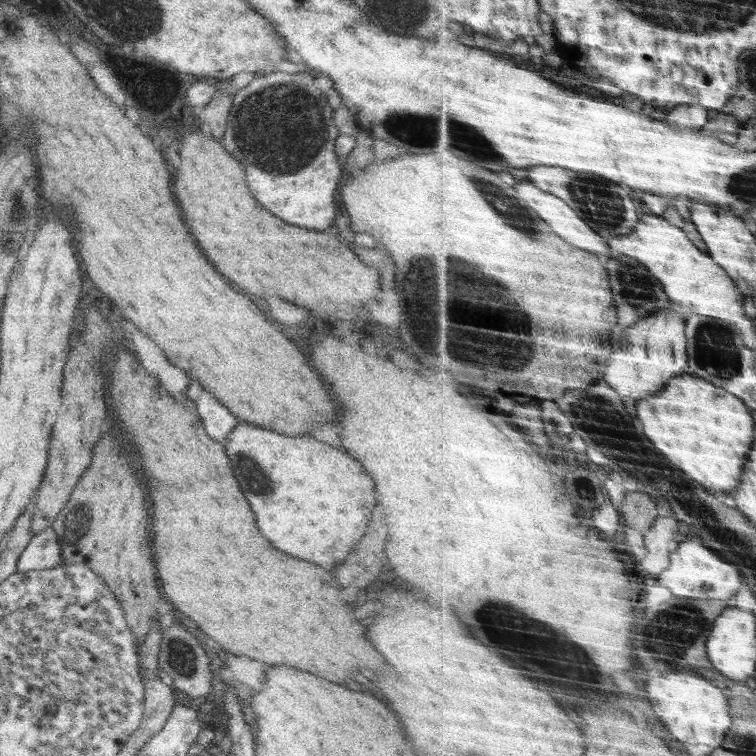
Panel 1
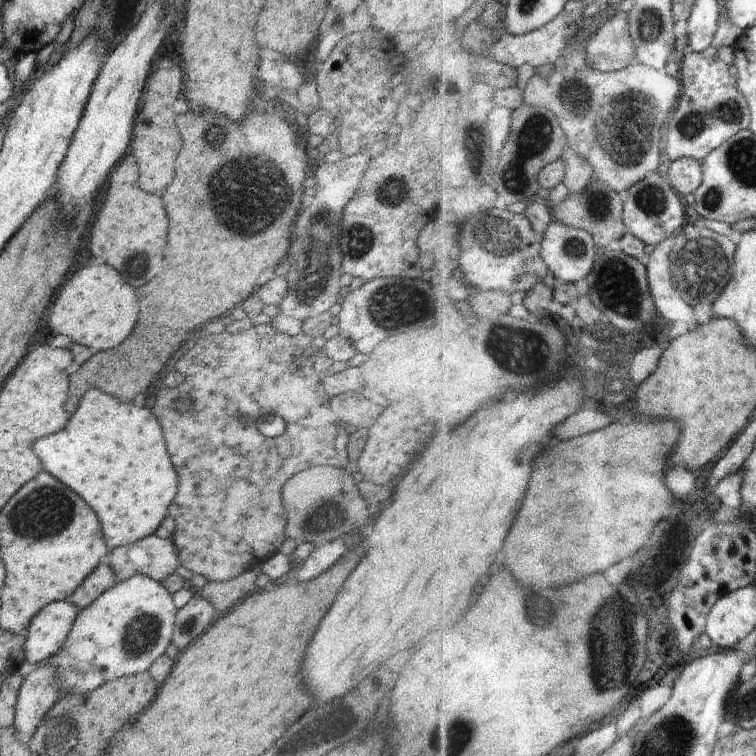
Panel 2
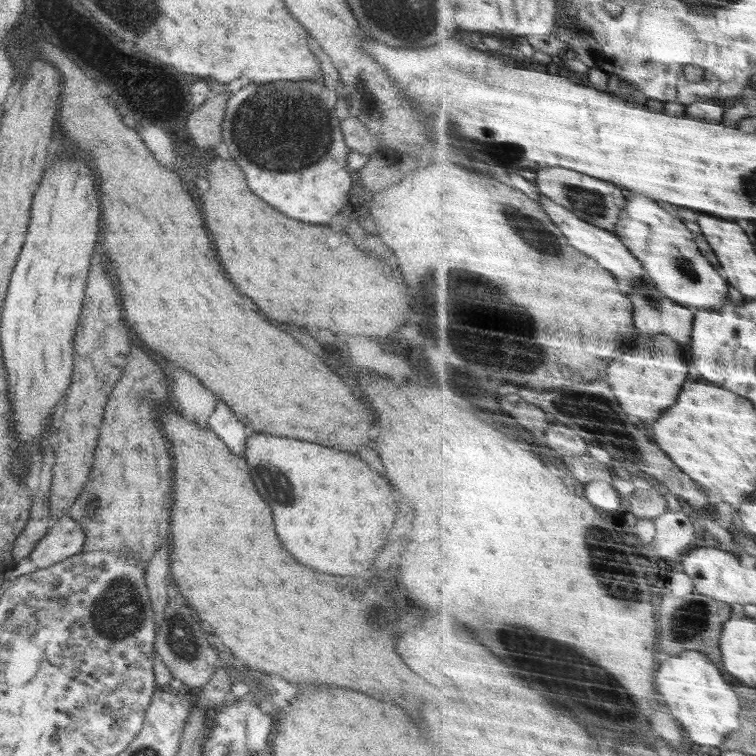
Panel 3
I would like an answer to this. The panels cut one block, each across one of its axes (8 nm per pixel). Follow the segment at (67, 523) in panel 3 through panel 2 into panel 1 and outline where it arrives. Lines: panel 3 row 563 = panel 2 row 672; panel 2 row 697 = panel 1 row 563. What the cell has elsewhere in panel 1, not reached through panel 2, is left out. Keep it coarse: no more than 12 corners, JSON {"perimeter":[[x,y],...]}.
{"perimeter":[[52,526],[24,548],[17,570],[28,572],[62,563],[61,539]]}

